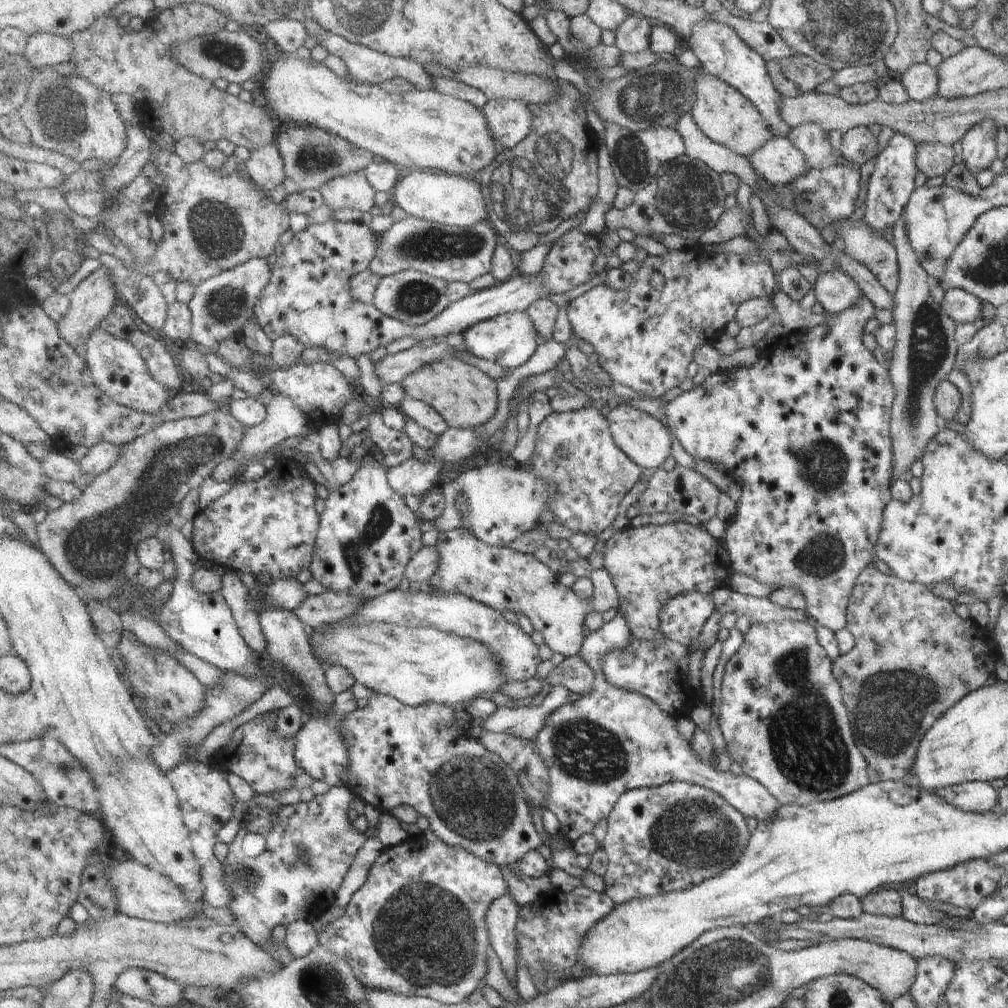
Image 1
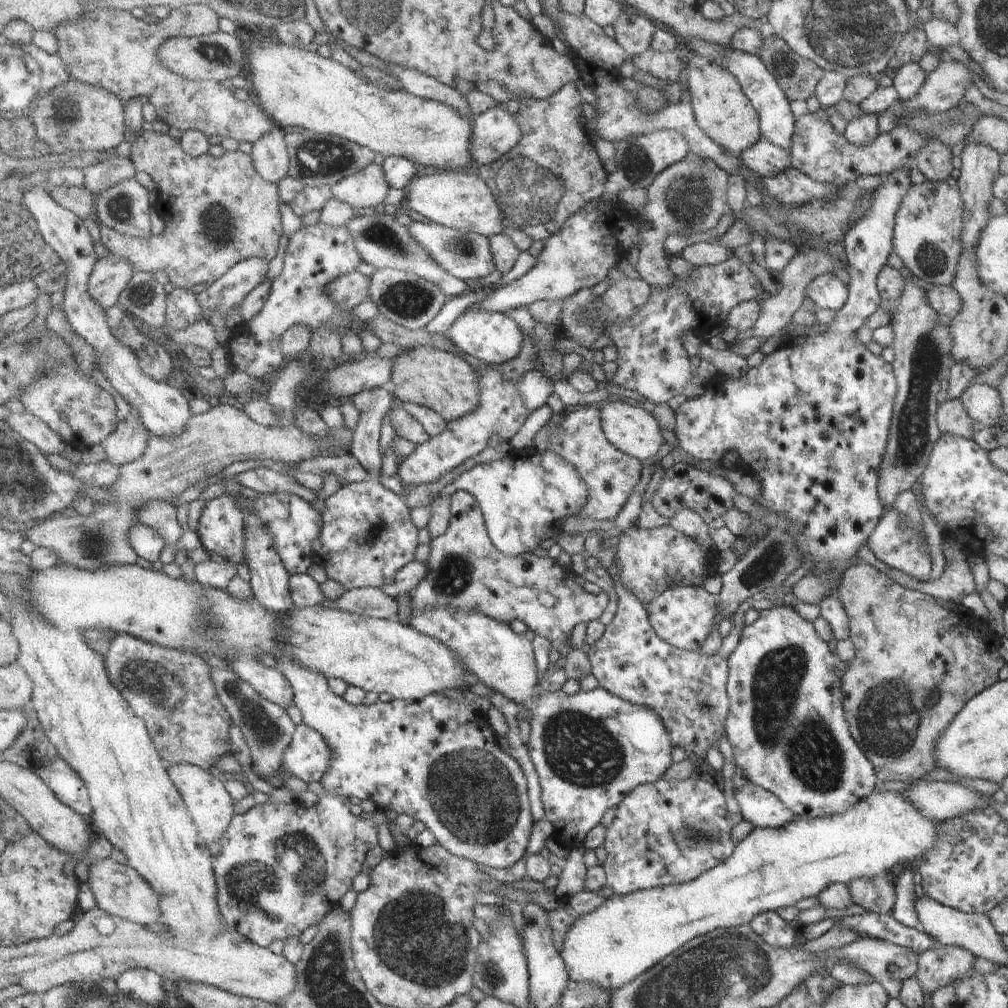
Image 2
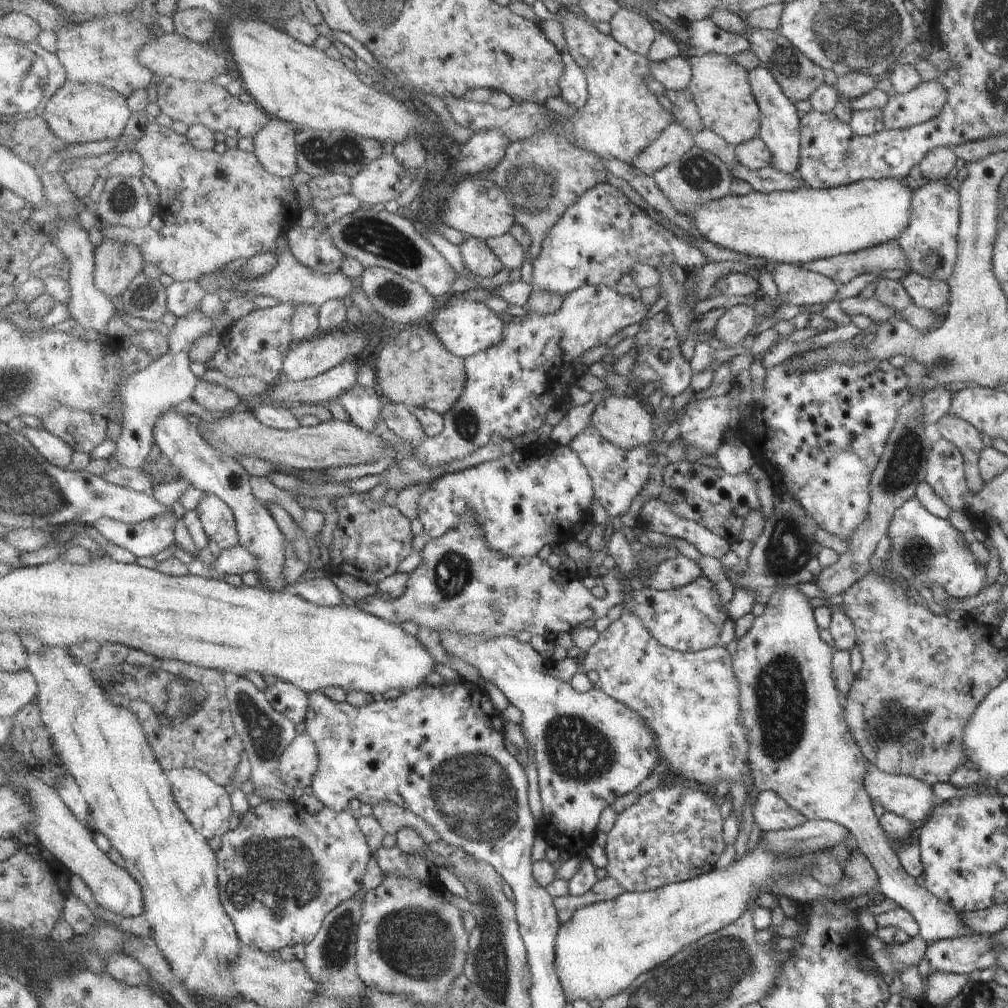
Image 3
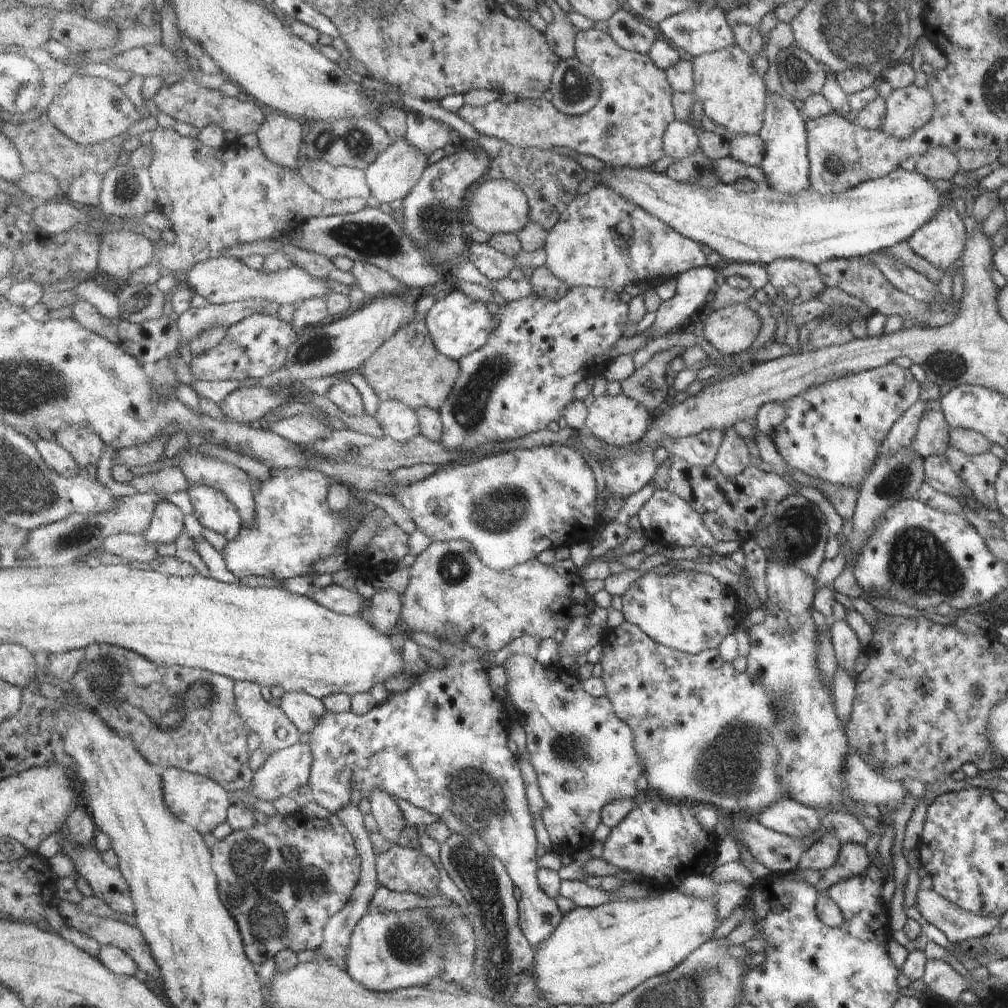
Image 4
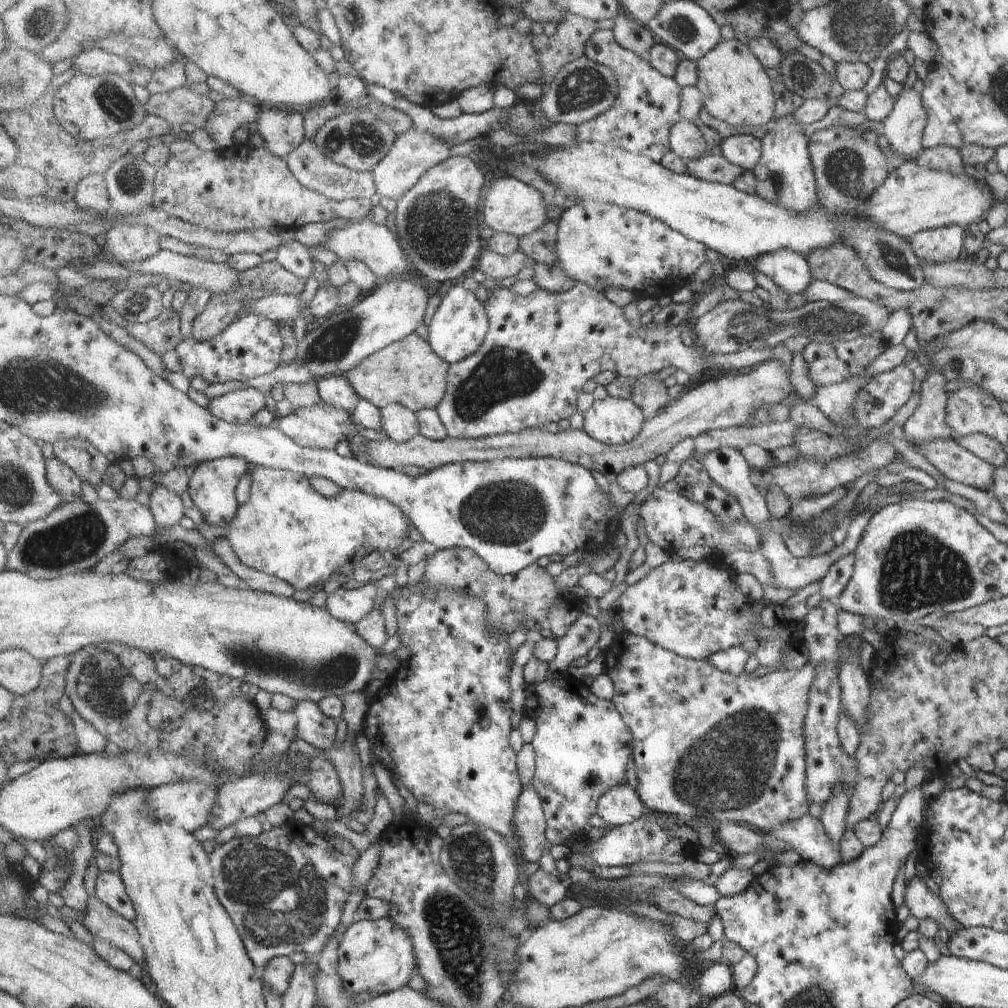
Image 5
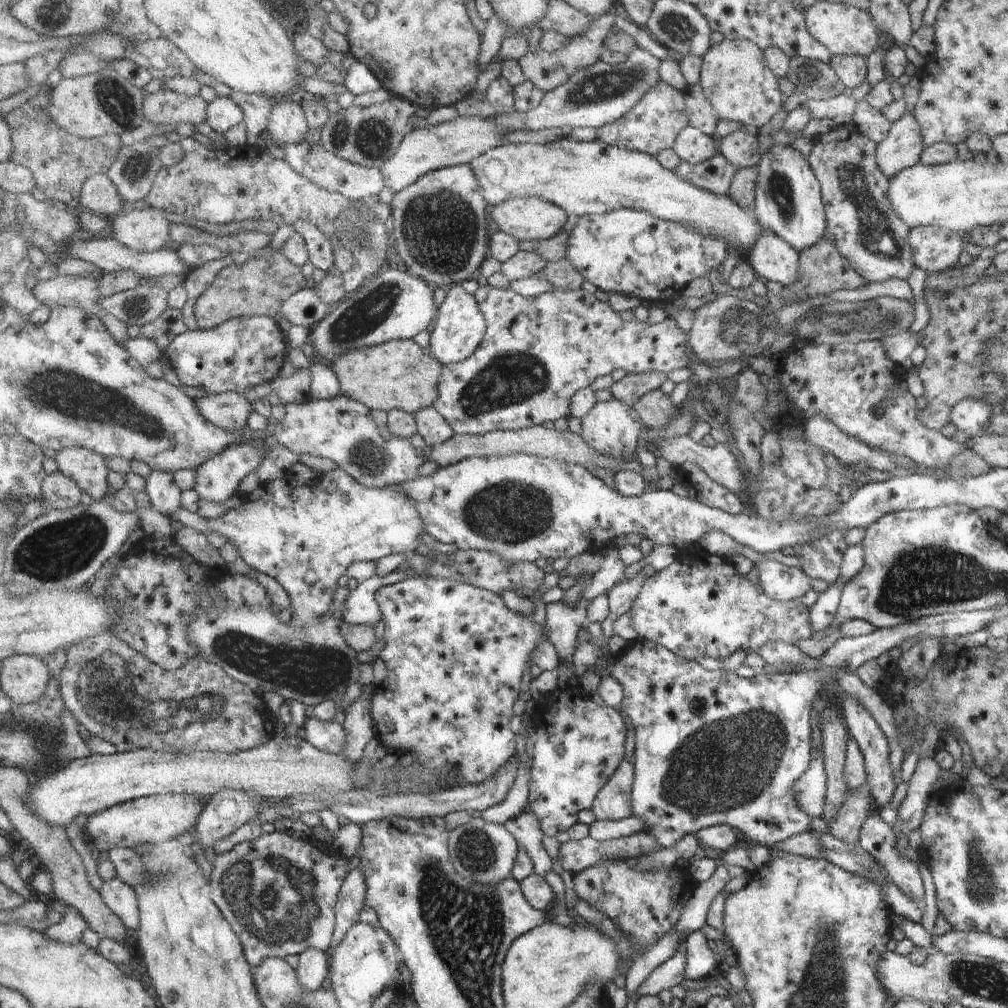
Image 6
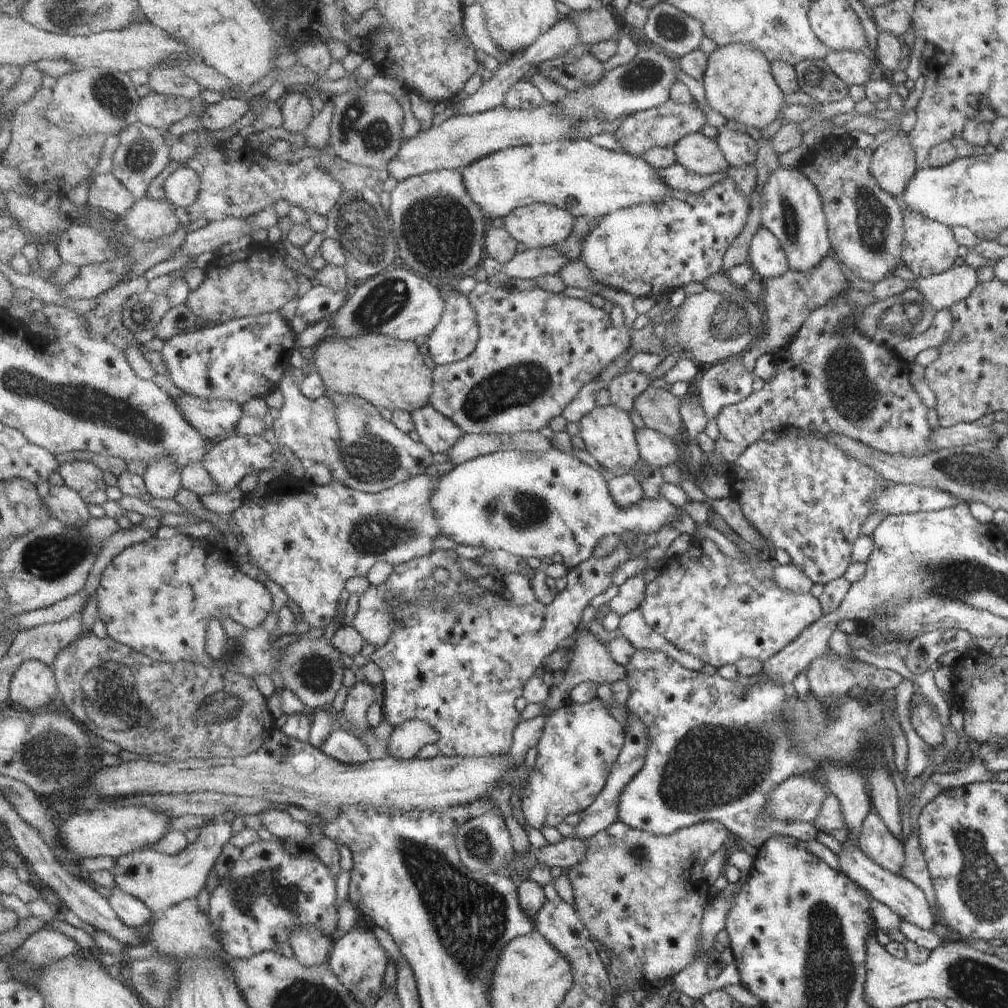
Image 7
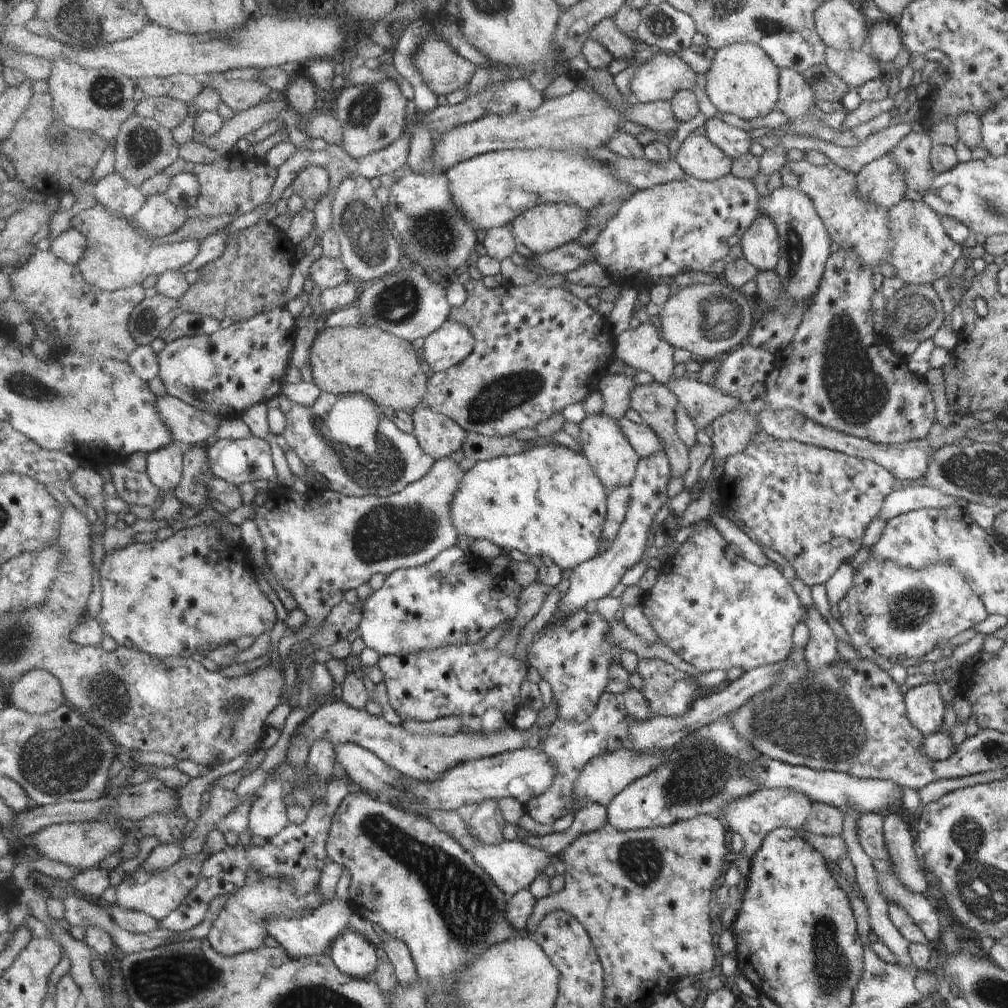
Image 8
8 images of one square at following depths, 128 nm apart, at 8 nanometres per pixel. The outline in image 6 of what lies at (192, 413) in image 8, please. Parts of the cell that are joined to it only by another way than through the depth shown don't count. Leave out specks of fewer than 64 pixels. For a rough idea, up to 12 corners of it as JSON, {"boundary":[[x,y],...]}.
{"boundary":[[244,394],[207,395],[197,402],[209,422],[247,430],[253,414]]}

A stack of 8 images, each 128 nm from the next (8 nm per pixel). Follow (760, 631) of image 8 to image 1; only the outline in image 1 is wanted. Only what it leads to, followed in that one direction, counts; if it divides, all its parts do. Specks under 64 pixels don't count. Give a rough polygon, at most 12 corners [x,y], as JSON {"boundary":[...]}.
{"boundary":[[711,594],[670,598],[660,614],[664,636],[697,642],[714,612]]}

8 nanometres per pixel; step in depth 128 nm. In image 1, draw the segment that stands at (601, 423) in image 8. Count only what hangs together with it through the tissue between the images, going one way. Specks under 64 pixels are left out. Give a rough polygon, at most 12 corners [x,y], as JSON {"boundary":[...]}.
{"boundary":[[617,405],[607,418],[616,445],[646,474],[671,456],[669,430]]}

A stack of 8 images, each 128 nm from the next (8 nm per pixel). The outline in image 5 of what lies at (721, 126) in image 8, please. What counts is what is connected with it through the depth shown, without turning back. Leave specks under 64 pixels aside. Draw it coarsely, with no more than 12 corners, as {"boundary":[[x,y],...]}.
{"boundary":[[739,133],[720,143],[721,155],[749,171],[760,160],[761,142]]}

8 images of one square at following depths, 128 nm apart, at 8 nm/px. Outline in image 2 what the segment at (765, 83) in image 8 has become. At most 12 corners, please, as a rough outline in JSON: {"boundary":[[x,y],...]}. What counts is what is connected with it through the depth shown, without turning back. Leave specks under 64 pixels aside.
{"boundary":[[693,53],[686,77],[697,127],[740,154],[761,139],[737,80]]}

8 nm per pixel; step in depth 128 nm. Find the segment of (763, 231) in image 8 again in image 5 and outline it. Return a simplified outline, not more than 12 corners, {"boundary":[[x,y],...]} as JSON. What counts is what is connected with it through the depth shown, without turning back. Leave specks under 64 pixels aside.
{"boundary":[[791,250],[759,254],[750,266],[785,298],[811,282],[807,262]]}

